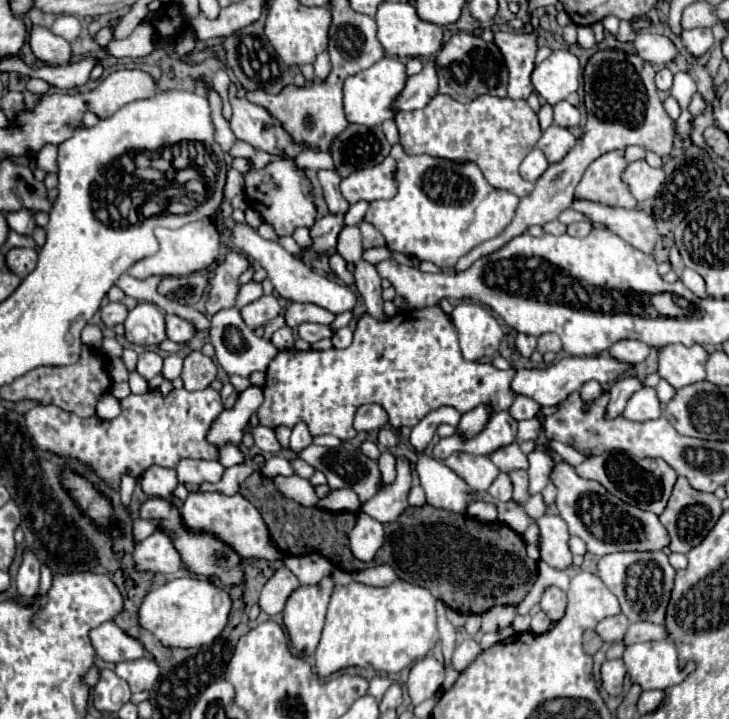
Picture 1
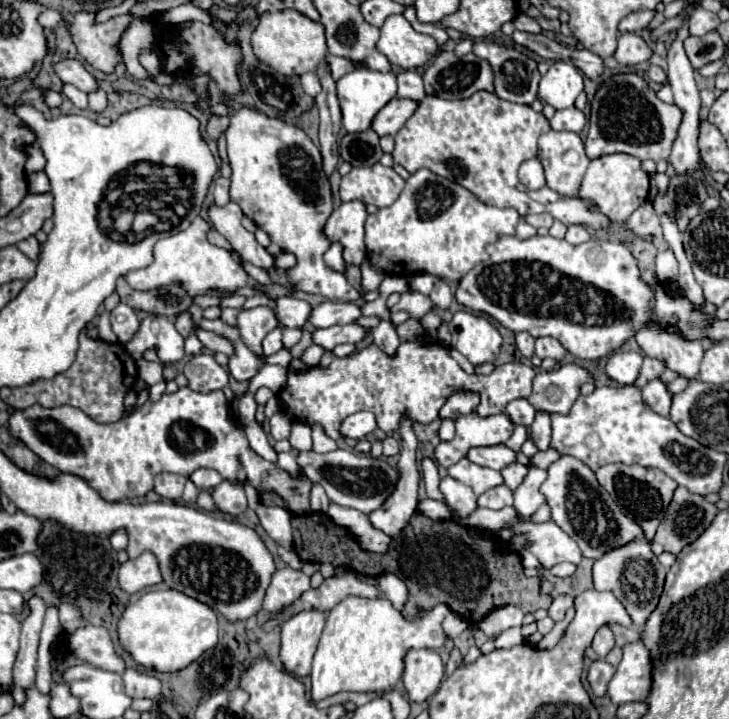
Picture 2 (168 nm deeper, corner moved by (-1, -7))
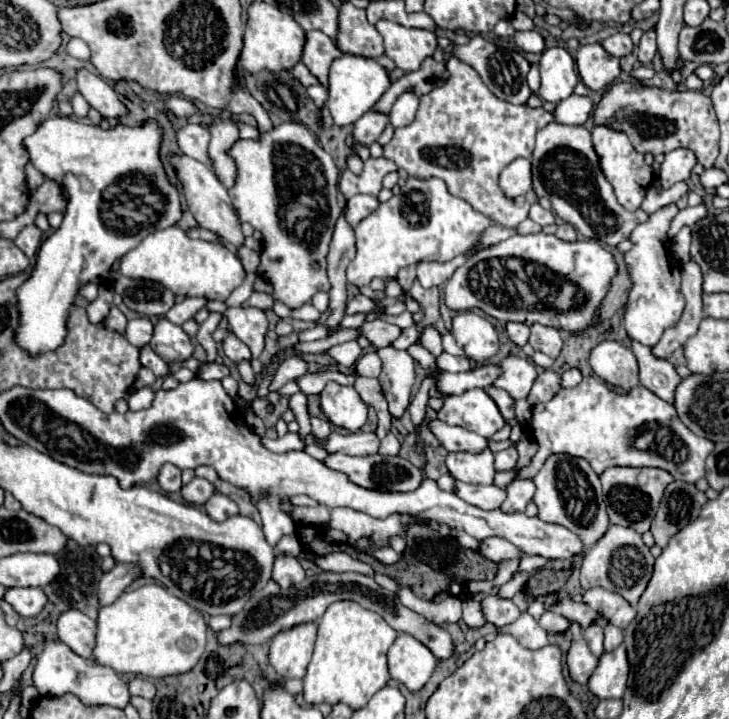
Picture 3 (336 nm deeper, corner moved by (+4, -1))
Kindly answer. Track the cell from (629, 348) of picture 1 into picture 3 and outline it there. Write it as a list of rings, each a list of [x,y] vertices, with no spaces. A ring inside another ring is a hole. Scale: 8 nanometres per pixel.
[[[605,340],[591,350],[589,364],[593,372],[603,378],[607,384],[629,392],[639,386],[639,368],[631,348],[621,346],[619,342]]]

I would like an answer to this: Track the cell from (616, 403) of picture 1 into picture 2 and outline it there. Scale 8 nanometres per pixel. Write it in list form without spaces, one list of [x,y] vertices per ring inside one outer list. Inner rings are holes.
[[[646,356],[646,358],[644,358],[644,364],[642,364],[642,370],[640,370],[640,376],[638,376],[638,380],[636,380],[632,386],[636,386],[638,390],[642,390],[652,378],[658,378],[664,368],[666,368],[666,366],[664,366],[660,360]]]

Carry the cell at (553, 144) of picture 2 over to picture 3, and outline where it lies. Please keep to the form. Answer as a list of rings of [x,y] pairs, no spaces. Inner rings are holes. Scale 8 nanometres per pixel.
[[[559,122],[547,124],[537,132],[537,146],[531,158],[533,192],[537,198],[547,198],[553,212],[575,226],[575,230],[607,246],[617,246],[627,240],[633,228],[645,222],[649,216],[643,210],[625,210],[613,194],[611,184],[599,172],[599,158],[591,144],[591,132],[585,126],[565,126]]]

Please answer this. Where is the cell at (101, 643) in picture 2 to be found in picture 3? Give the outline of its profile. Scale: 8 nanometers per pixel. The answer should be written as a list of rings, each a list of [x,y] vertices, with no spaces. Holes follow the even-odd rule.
[[[67,610],[57,620],[57,636],[75,654],[91,658],[91,650],[95,646],[95,620],[79,610]]]

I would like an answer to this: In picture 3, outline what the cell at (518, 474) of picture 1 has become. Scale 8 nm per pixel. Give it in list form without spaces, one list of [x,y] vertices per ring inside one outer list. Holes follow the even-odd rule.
[[[511,446],[511,448],[495,454],[495,470],[497,470],[497,472],[513,470],[515,464],[517,464],[517,448],[515,448],[515,446]]]

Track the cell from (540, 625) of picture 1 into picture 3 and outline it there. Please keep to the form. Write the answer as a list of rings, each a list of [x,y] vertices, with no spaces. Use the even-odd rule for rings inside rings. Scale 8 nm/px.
[[[545,612],[539,620],[539,626],[545,628],[547,632],[567,632],[569,626],[571,626],[571,620],[567,620],[565,616],[559,616],[559,614],[553,614],[553,612]]]

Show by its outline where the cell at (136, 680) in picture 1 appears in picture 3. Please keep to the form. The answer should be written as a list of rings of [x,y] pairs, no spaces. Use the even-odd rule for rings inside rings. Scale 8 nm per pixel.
[[[137,676],[137,678],[133,678],[133,680],[129,682],[129,692],[131,692],[133,696],[143,696],[143,698],[153,700],[153,696],[155,696],[155,686],[153,686],[153,682]]]

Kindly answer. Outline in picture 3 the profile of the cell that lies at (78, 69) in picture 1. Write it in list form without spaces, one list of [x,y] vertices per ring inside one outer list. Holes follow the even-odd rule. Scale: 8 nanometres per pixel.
[[[77,92],[75,96],[73,96],[73,108],[75,108],[75,116],[79,118],[79,120],[83,120],[83,118],[87,118],[87,112],[89,112],[89,104],[87,104],[87,100],[83,100],[83,96]]]

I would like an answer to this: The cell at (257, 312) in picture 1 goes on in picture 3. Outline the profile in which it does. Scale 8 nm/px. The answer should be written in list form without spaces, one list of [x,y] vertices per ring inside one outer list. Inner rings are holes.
[[[209,300],[205,306],[209,312],[221,312],[227,316],[229,320],[229,330],[249,346],[253,360],[253,372],[261,374],[263,366],[257,360],[263,346],[265,346],[265,332],[267,332],[267,318],[265,312],[259,308],[227,308],[223,302],[219,300]]]

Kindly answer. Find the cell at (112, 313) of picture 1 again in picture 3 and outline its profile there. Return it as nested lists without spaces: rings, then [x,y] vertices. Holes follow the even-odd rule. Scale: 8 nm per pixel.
[[[135,318],[135,320],[129,320],[127,324],[127,340],[137,346],[137,348],[143,348],[145,344],[149,344],[151,336],[153,336],[153,322],[149,318]]]

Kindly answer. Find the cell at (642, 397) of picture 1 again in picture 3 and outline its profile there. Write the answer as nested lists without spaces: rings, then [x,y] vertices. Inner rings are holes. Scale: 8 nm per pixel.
[[[631,340],[631,350],[639,362],[639,382],[647,390],[655,392],[661,400],[673,404],[673,394],[681,376],[675,372],[675,366],[667,360],[659,360],[653,356],[651,346],[643,346],[637,340]]]

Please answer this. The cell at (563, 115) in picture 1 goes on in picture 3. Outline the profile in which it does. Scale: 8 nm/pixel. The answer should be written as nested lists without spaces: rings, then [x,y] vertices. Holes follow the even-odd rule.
[[[571,94],[555,108],[555,120],[561,124],[585,124],[593,112],[593,100],[587,96]]]

